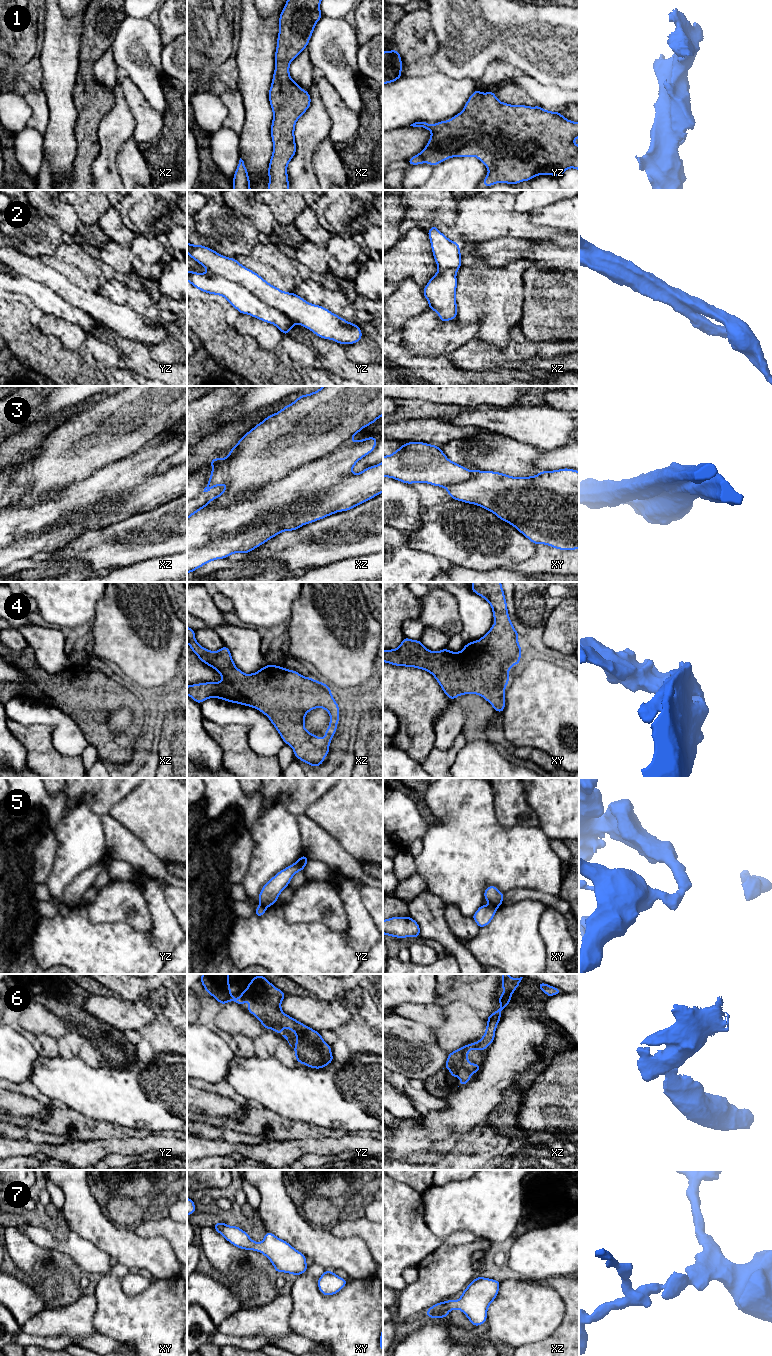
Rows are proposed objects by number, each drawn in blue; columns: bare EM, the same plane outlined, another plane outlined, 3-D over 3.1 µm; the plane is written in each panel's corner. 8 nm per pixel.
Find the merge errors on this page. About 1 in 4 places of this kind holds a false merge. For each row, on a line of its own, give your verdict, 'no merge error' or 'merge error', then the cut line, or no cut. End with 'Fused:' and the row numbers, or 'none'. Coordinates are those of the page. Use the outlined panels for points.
1: no merge error | no cut
2: no merge error | no cut
3: merge error | xz (348, 440), (251, 494), (220, 495), (204, 506)
4: no merge error | no cut
5: merge error | xy (490, 904), (497, 907)
6: no merge error | no cut
7: no merge error | no cut
Fused: 3, 5

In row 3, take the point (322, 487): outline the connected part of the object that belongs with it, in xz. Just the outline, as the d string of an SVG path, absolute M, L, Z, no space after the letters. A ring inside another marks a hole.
M375 436L359 441L347 441L333 452L291 471L286 477L267 483L252 495L222 495L212 504L195 510L187 517L187 574L211 561L227 558L234 553L248 554L284 531L294 531L336 512L348 511L380 495L383 492L383 461L365 468L358 474L352 473L355 464L370 454L376 445Z

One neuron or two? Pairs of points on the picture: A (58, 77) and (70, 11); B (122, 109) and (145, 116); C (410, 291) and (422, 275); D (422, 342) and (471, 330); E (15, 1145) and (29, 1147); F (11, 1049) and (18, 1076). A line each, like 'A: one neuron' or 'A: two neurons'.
A: two neurons
B: two neurons
C: two neurons
D: one neuron
E: one neuron
F: one neuron

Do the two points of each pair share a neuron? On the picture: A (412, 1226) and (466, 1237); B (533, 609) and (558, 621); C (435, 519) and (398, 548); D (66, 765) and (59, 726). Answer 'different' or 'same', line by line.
A: same
B: different
C: different
D: different

